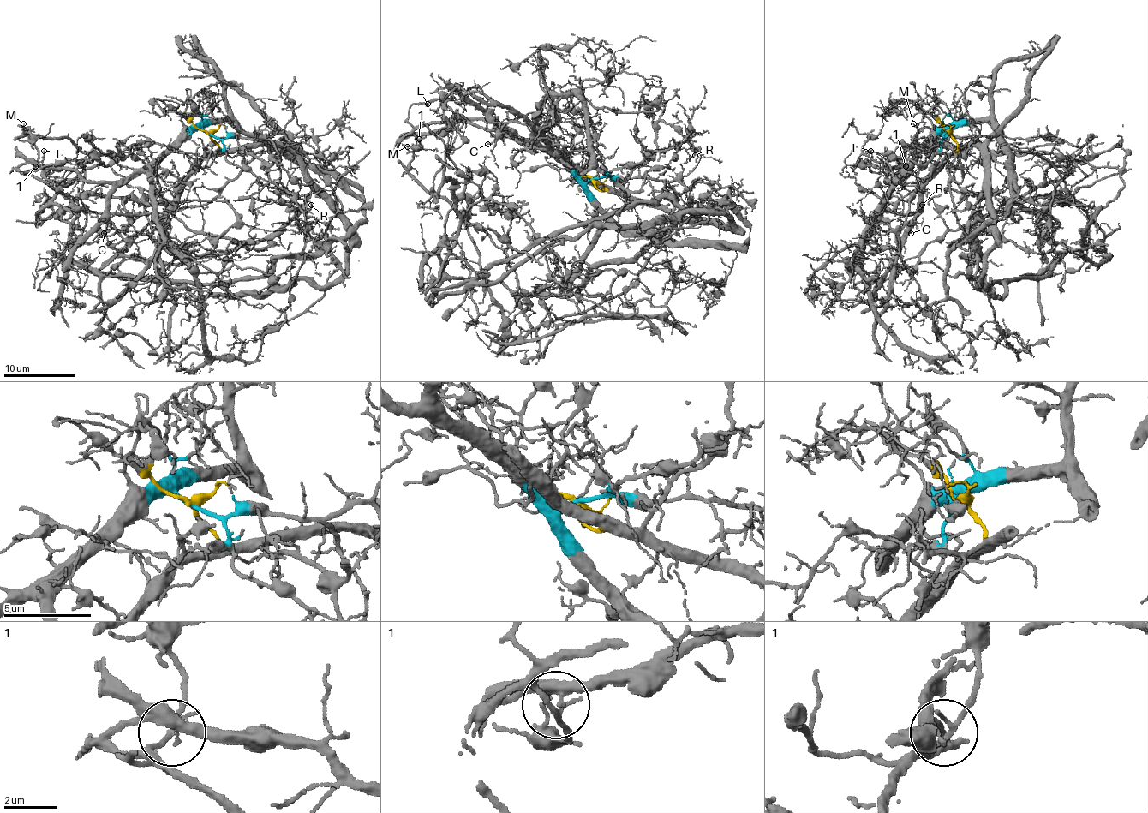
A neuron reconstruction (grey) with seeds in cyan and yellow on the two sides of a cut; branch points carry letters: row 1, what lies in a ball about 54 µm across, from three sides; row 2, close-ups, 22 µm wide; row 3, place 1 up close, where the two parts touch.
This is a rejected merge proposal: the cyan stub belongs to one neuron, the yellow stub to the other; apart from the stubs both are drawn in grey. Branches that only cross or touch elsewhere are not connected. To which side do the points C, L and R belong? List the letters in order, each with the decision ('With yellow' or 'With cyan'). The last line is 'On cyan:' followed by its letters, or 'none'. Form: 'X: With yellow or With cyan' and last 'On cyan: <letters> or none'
C: With yellow
L: With yellow
R: With yellow
On cyan: none

